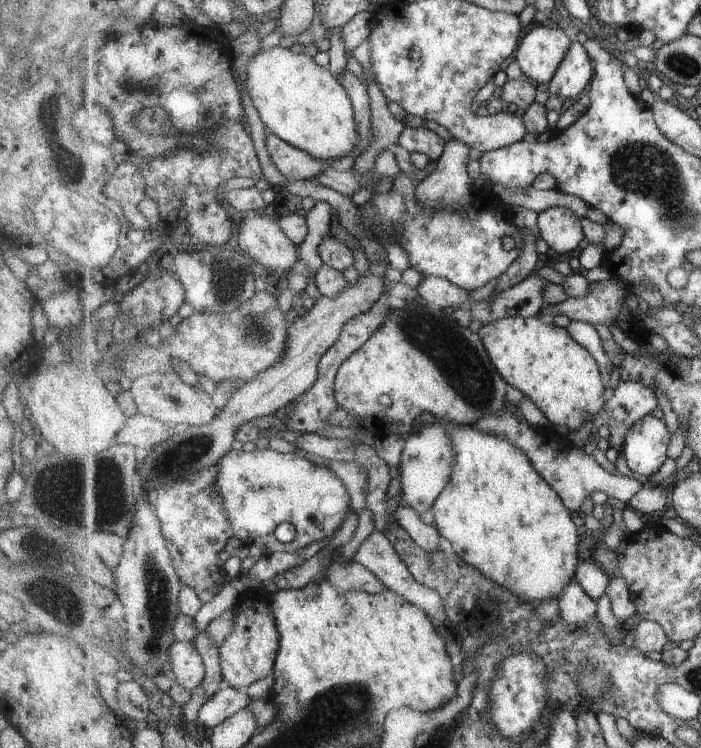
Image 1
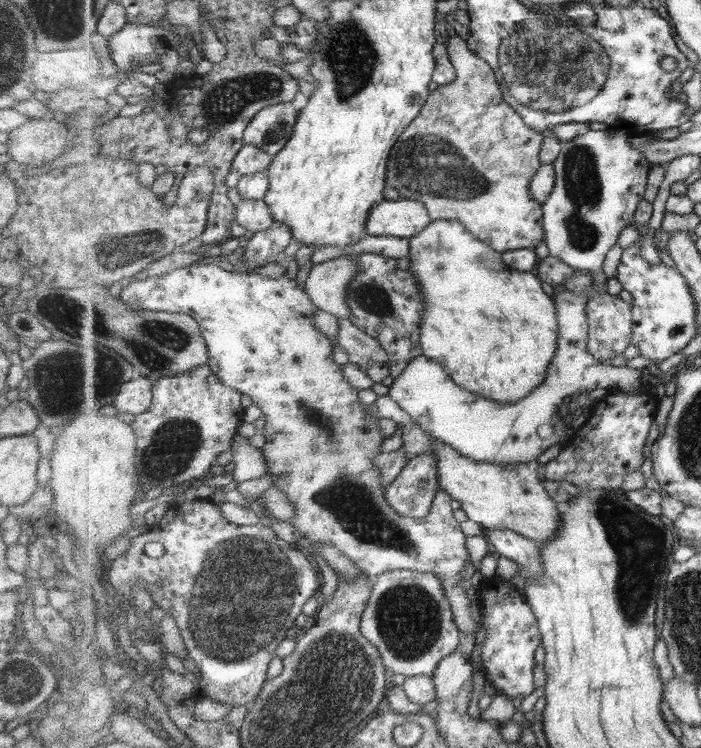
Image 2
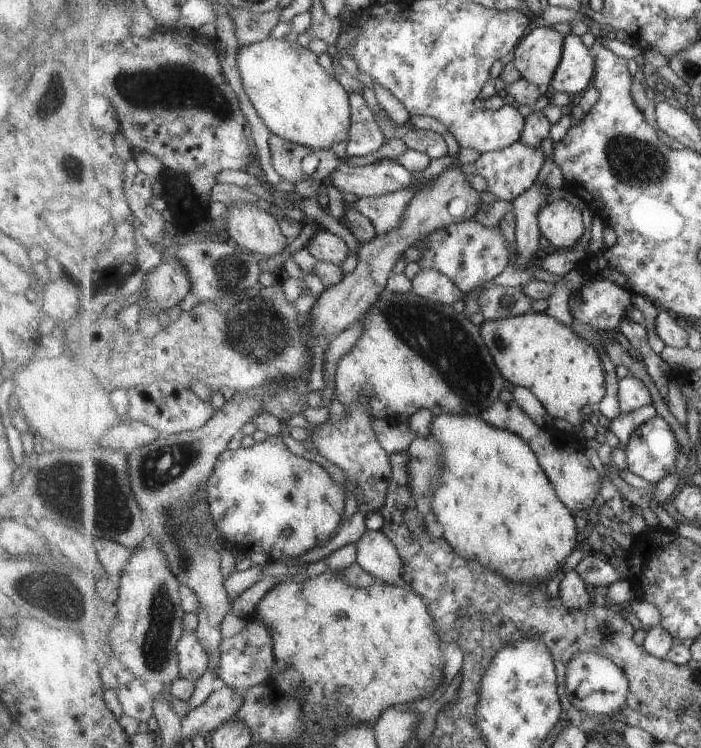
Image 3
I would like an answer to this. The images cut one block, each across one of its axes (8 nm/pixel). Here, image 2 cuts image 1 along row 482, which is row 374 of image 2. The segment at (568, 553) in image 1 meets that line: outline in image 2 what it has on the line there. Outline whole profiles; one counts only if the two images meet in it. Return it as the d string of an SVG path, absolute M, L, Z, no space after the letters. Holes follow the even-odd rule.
M459 220L434 221L425 231L411 237L409 259L411 271L417 275L417 282L421 286L421 296L423 296L425 310L420 334L421 346L425 355L446 368L447 374L452 377L455 384L462 386L465 390L477 396L489 398L503 404L512 404L512 402L524 400L536 388L544 384L545 379L548 377L548 370L552 366L552 360L556 357L558 339L560 338L560 322L557 316L555 299L543 290L543 282L535 273L532 272L531 274L509 268L504 263L501 252L493 250L493 247L490 247L488 243L471 234Z

